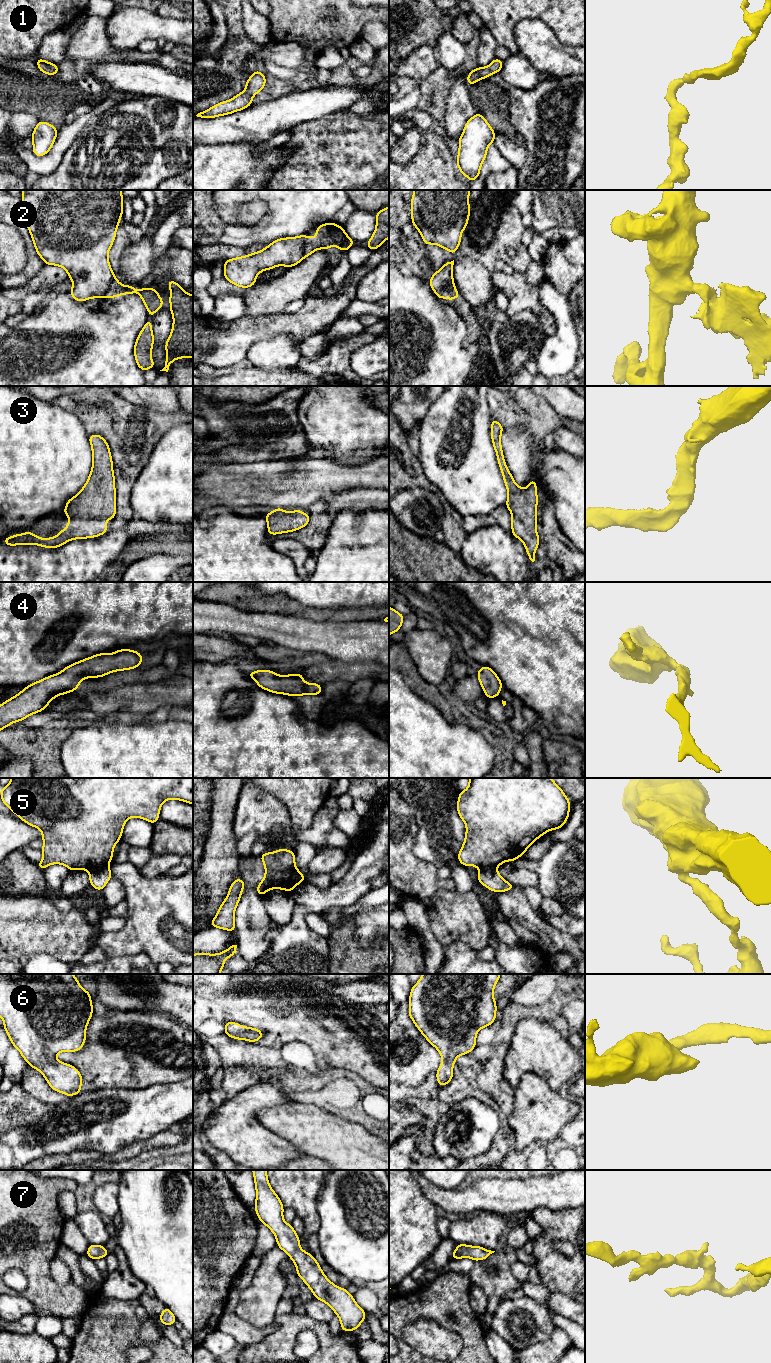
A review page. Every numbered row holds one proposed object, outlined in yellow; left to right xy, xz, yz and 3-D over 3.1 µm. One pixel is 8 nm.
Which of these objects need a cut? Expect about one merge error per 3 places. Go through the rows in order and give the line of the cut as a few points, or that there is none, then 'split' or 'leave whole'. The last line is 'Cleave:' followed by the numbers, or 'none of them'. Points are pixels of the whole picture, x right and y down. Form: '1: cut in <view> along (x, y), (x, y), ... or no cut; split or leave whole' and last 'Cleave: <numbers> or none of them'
1: no cut; leave whole
2: cut in yz along (454, 287), (445, 286), (434, 291); split
3: no cut; leave whole
4: no cut; leave whole
5: cut in xy along (107, 864), (89, 871); split
6: no cut; leave whole
7: no cut; leave whole
Cleave: 2, 5

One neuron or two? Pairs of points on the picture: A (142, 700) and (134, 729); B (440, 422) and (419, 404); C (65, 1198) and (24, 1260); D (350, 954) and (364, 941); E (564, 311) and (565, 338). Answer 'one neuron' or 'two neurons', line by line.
A: two neurons
B: two neurons
C: two neurons
D: two neurons
E: one neuron

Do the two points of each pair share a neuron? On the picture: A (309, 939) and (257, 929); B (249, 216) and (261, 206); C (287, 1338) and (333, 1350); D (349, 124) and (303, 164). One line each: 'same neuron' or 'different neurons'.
A: different neurons
B: same neuron
C: same neuron
D: same neuron

